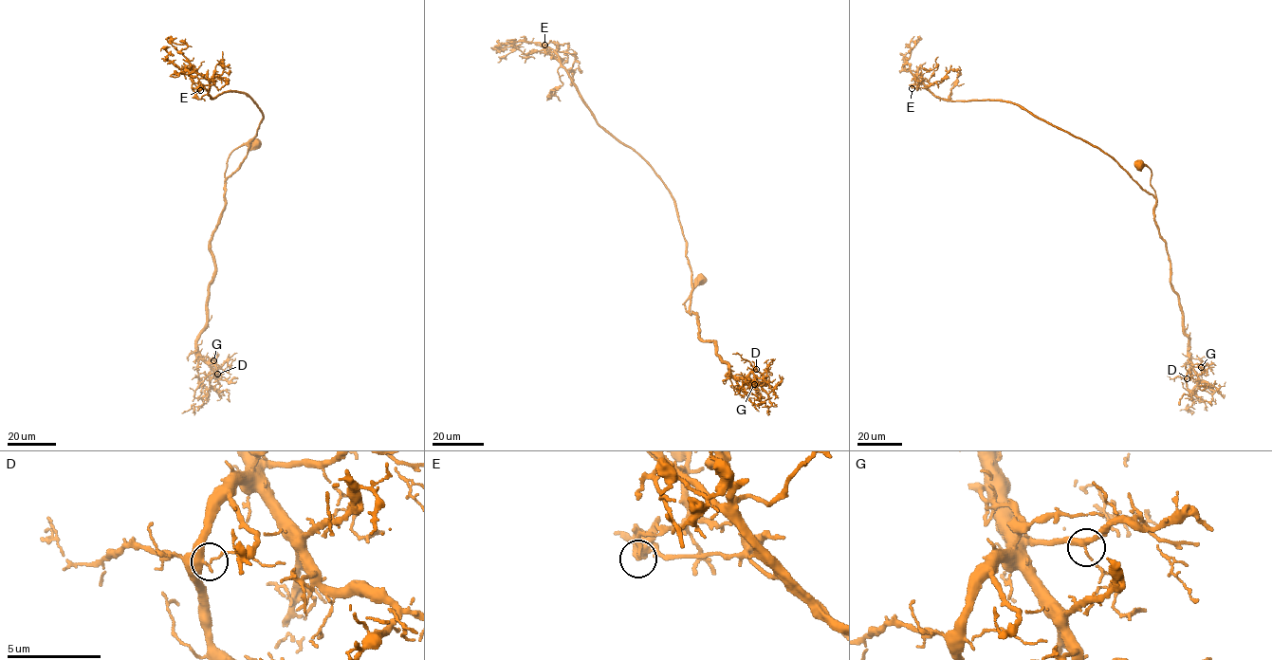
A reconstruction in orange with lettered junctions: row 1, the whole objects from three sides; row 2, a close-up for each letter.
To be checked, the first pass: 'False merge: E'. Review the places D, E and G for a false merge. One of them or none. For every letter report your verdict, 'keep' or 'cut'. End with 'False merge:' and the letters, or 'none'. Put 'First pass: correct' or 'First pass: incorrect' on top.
First pass: correct
D: keep
E: cut
G: keep
False merge: E

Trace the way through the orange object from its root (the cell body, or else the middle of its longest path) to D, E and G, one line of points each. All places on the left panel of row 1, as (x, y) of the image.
D: (255, 144), (243, 143), (227, 160), (225, 210), (211, 242), (215, 275), (207, 325), (197, 348), (217, 374)
E: (255, 144), (232, 152), (225, 177), (240, 166), (263, 116), (245, 93), (212, 99), (200, 90)
G: (255, 144), (243, 143), (227, 160), (225, 210), (211, 242), (215, 275), (197, 348), (213, 360)

